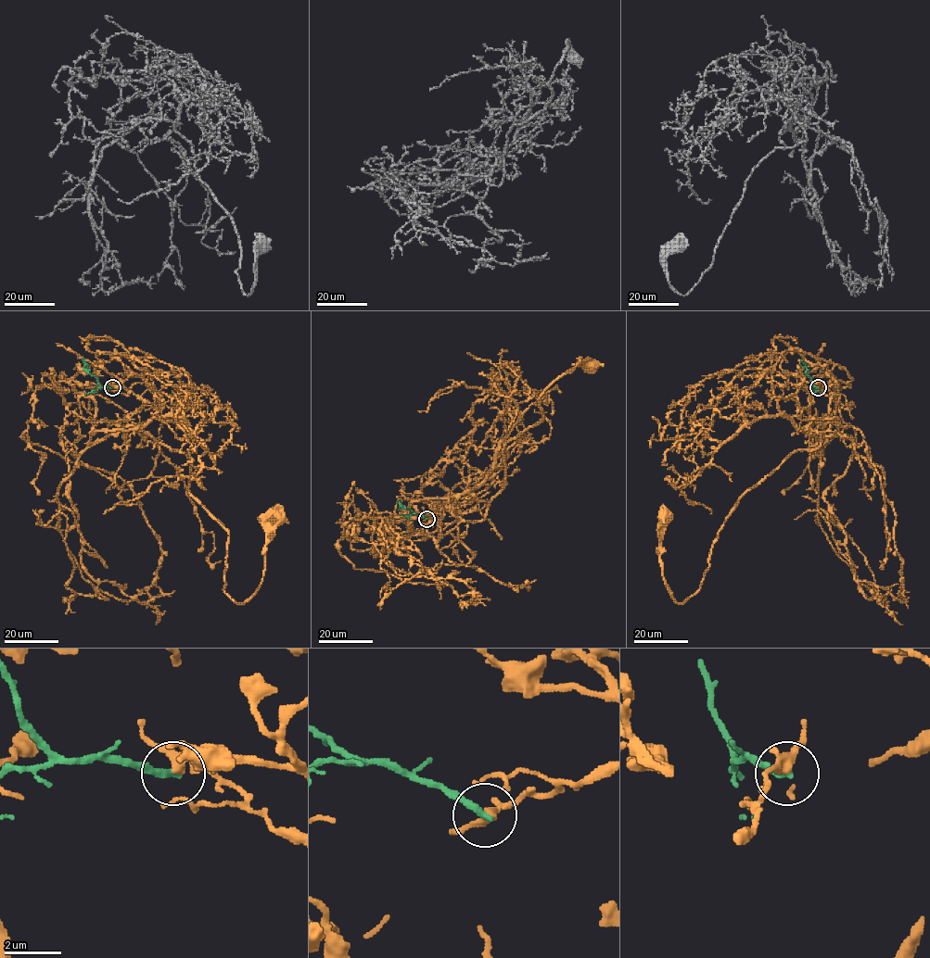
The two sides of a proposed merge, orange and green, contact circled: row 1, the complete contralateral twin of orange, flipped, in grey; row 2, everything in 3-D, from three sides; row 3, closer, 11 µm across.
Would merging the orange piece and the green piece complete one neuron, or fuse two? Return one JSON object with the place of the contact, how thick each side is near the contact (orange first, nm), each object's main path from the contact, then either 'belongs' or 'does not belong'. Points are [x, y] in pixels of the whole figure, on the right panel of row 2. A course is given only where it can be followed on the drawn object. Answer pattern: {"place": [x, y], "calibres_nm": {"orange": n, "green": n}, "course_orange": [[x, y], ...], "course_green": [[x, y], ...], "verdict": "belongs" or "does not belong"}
{"place": [818, 387], "calibres_nm": {"orange": 280, "green": 280}, "course_orange": [[818, 387], [807, 426], [821, 445], [742, 496], [680, 603], [661, 568], [664, 517]], "course_green": [[818, 387], [812, 386], [805, 372], [807, 365], [801, 359]], "verdict": "does not belong"}

